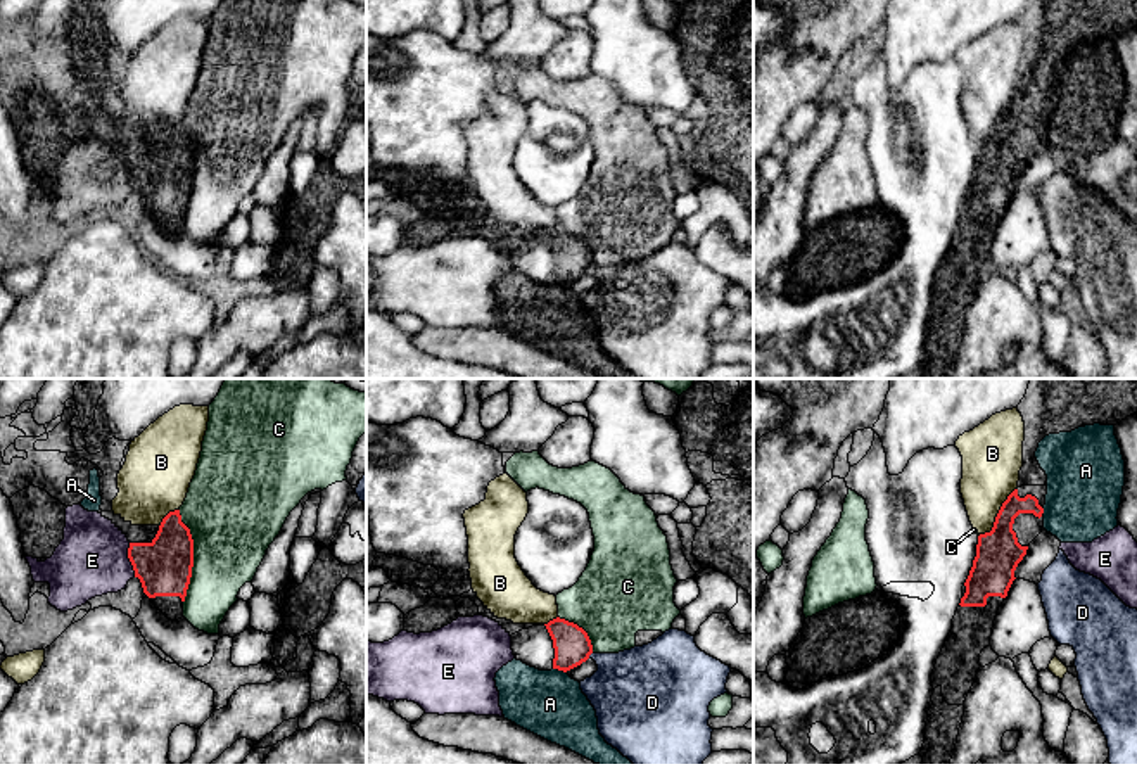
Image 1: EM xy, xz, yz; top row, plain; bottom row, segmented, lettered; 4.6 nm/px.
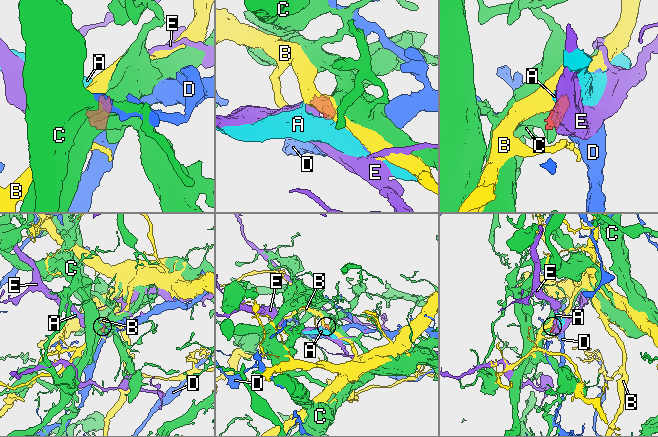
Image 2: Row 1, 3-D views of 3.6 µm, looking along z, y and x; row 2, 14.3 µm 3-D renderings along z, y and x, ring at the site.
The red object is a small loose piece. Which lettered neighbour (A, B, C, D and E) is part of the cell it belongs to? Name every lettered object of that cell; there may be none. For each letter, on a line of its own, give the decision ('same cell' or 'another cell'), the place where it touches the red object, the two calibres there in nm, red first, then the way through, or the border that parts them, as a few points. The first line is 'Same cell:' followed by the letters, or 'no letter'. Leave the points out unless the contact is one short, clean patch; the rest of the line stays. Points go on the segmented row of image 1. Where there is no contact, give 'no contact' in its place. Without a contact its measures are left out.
Same cell: no letter
A: another cell; contact xz (560, 669); calibres 170 and 320 nm; border xz (553, 668), (565, 673)
B: another cell; contact yz (997, 514); calibres 200 and 280 nm; border yz (1016, 488), (1003, 503), (994, 526), (980, 534)
C: another cell; contact xy (192, 557); calibres 260 and 400 nm
D: another cell; contact xz (590, 654); calibres 170 and 360 nm; border xz (591, 652), (588, 657)
E: another cell; contact xy (130, 560); calibres 260 and 340 nm; border xy (128, 543), (128, 560), (135, 576)

